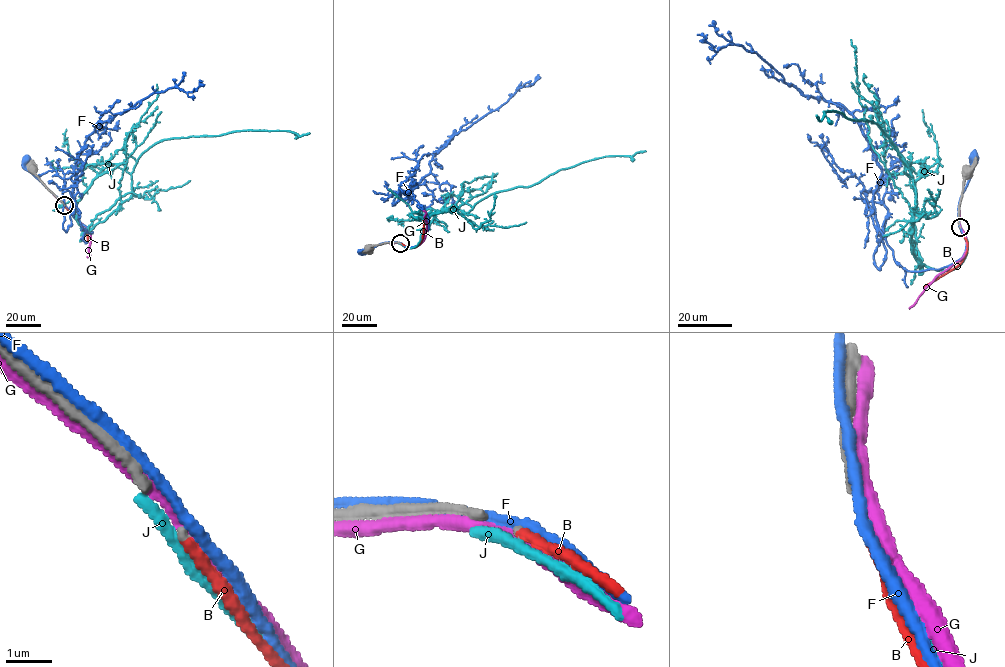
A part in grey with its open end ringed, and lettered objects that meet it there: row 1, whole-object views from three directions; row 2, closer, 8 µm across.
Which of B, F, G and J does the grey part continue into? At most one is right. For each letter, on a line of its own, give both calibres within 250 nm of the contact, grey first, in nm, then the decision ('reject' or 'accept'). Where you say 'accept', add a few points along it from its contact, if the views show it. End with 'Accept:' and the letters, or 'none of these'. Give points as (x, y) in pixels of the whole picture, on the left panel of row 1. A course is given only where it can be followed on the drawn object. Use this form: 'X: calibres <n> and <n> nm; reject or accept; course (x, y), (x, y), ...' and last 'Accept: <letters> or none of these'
B: calibres 100 and 220 nm; accept; course (64, 205), (85, 230), (87, 243)
F: calibres 100 and 240 nm; reject
G: calibres 100 and 320 nm; reject
J: calibres 100 and 280 nm; reject
Accept: B

